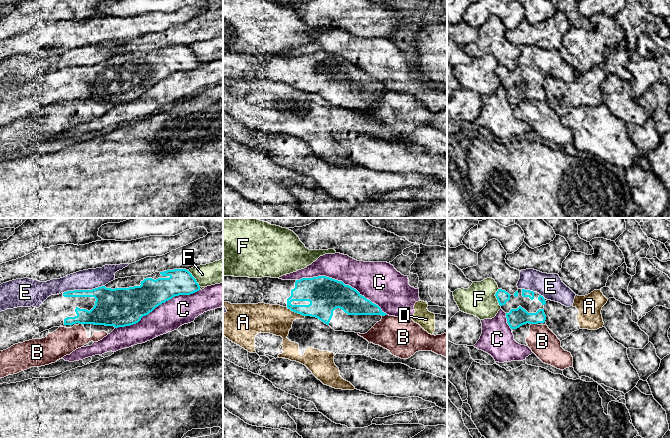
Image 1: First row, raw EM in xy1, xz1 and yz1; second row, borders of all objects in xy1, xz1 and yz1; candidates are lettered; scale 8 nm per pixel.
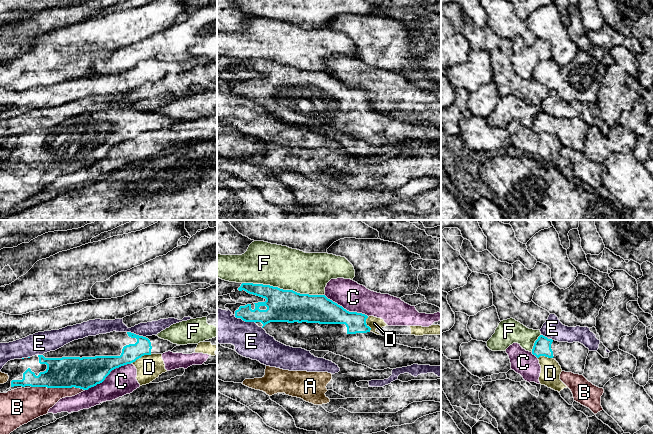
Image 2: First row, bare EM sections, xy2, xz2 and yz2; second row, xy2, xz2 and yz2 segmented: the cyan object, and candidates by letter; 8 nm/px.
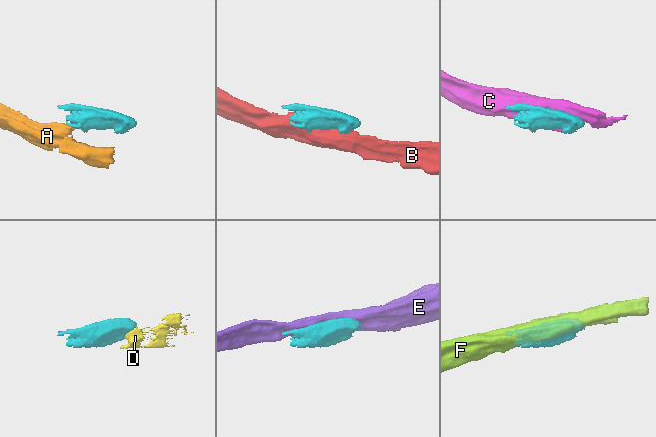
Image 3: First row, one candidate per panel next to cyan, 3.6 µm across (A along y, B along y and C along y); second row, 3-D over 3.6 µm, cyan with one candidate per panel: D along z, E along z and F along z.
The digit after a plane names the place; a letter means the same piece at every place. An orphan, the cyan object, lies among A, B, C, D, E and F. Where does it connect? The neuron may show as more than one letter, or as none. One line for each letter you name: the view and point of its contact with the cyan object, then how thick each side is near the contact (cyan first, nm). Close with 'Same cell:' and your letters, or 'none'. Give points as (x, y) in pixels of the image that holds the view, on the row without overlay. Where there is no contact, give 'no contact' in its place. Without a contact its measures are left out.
Same cell: none

